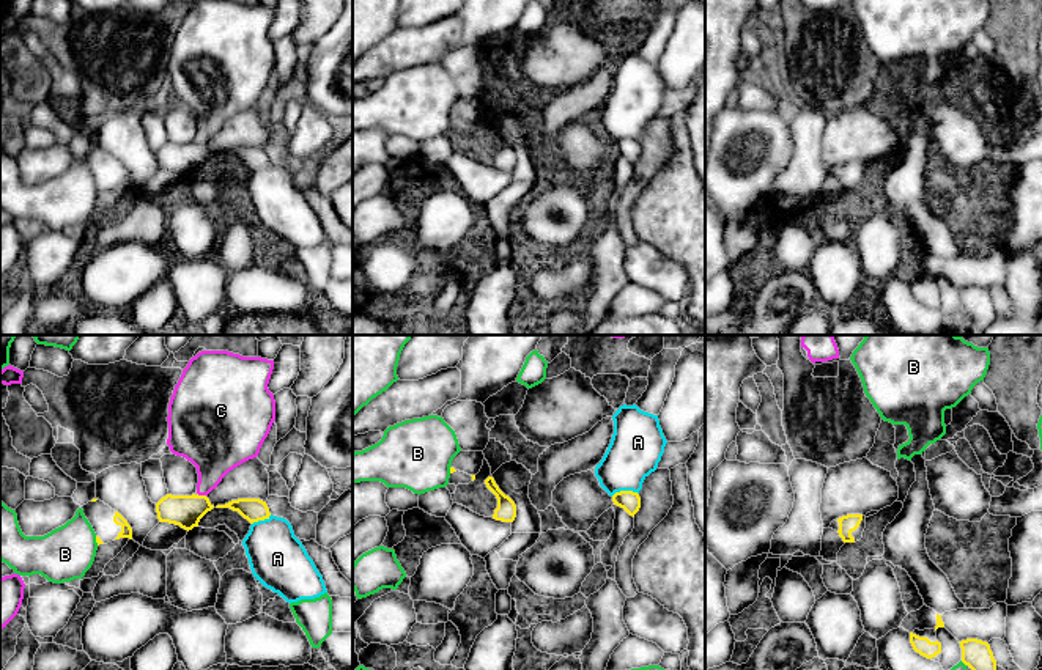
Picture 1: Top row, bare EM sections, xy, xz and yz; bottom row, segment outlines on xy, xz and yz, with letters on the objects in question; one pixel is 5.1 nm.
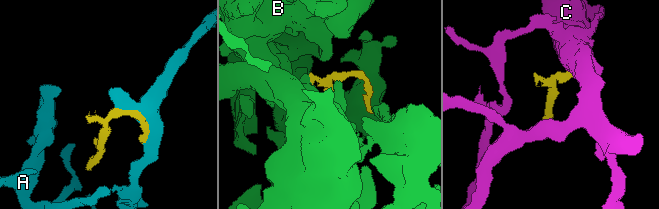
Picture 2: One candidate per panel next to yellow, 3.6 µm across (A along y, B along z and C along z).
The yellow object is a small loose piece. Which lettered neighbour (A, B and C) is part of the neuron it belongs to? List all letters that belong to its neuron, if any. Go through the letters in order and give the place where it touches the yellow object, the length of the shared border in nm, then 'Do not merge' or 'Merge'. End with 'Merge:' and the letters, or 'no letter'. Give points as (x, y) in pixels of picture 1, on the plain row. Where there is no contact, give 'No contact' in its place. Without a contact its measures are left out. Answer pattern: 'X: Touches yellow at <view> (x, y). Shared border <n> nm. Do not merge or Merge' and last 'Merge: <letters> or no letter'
A: Touches yellow at xz (624, 139). Shared border 140 nm. Do not merge
B: Touches yellow at xy (96, 189). Shared border 50 nm. Do not merge
C: Touches yellow at xy (202, 143). Shared border 50 nm. Do not merge
Merge: no letter

